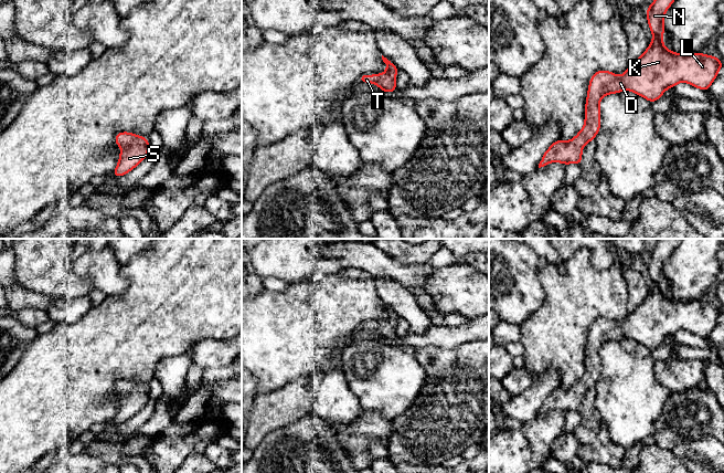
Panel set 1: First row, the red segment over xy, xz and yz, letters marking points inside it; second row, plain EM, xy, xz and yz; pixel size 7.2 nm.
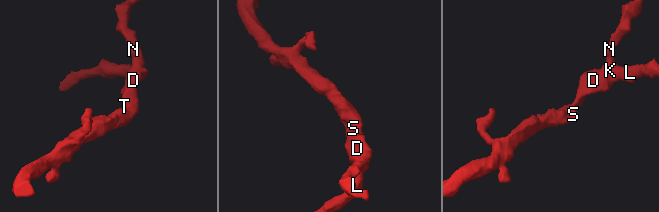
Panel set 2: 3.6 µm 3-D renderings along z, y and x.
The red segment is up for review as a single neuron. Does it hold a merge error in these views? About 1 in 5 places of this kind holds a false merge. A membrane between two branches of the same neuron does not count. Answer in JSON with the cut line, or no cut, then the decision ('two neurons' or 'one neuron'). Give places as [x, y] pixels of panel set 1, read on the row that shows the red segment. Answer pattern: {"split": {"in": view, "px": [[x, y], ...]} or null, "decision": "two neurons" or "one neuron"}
{"split": null, "decision": "one neuron"}

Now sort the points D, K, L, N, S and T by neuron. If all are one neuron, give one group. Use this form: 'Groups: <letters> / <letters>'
Groups: D K L N S T

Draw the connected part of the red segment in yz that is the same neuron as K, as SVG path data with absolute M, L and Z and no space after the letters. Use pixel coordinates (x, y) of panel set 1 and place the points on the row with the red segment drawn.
M656 0L647 9L649 28L653 34L651 44L645 53L626 70L624 76L616 75L611 72L600 70L589 80L587 101L585 106L585 126L569 141L562 139L556 140L543 155L539 168L546 166L552 161L564 164L582 165L582 148L589 141L594 140L600 128L599 102L606 94L620 93L626 88L643 96L651 103L659 99L663 92L669 87L674 87L679 82L686 82L696 88L709 91L712 82L718 75L718 70L724 66L717 56L709 56L700 52L692 54L679 54L664 48L663 40L663 15L674 0Z

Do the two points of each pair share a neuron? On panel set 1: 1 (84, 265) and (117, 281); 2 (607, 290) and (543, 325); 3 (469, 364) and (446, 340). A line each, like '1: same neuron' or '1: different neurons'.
1: same neuron
2: same neuron
3: different neurons

